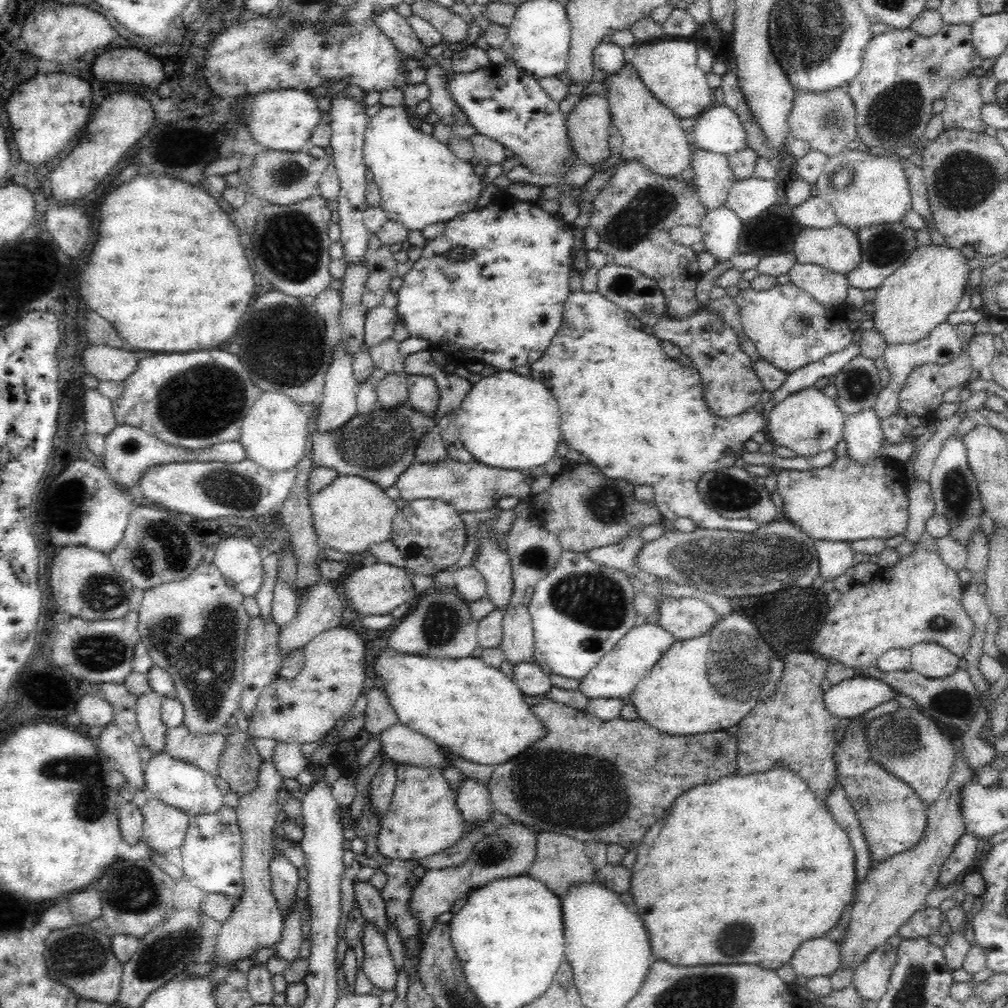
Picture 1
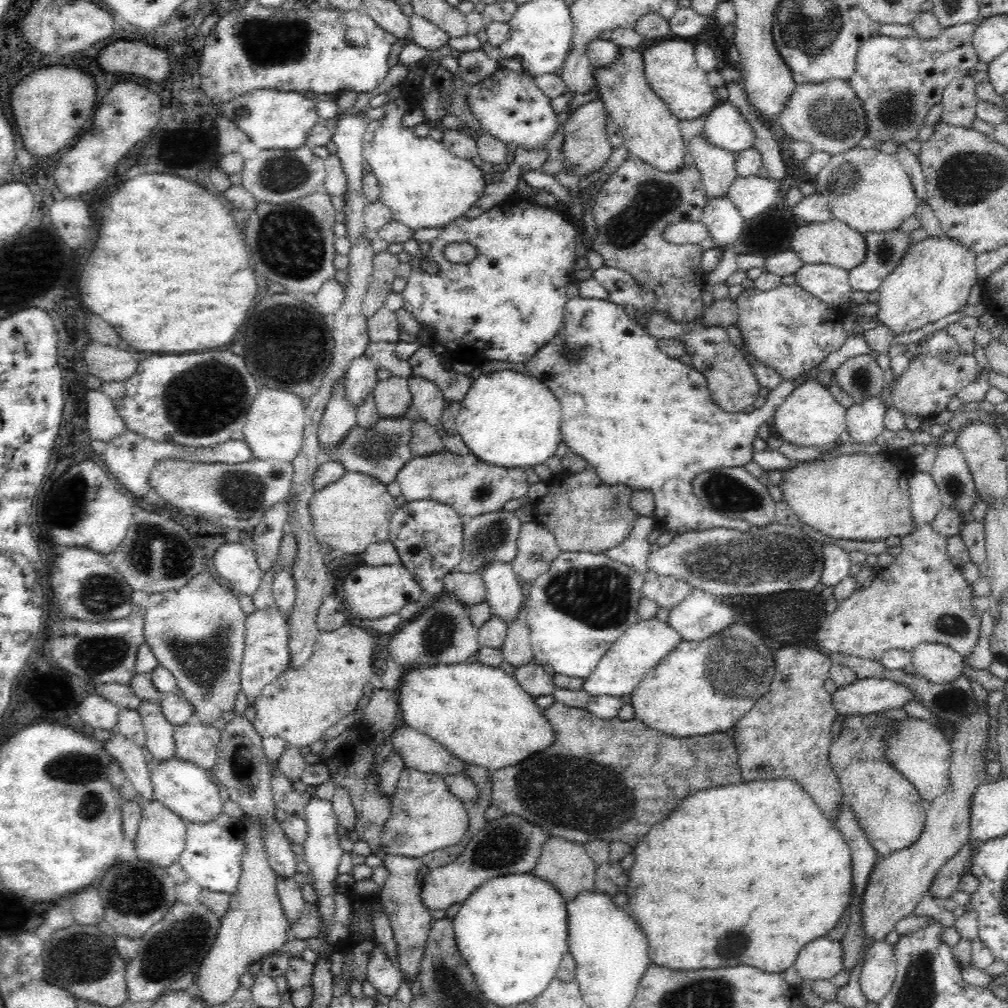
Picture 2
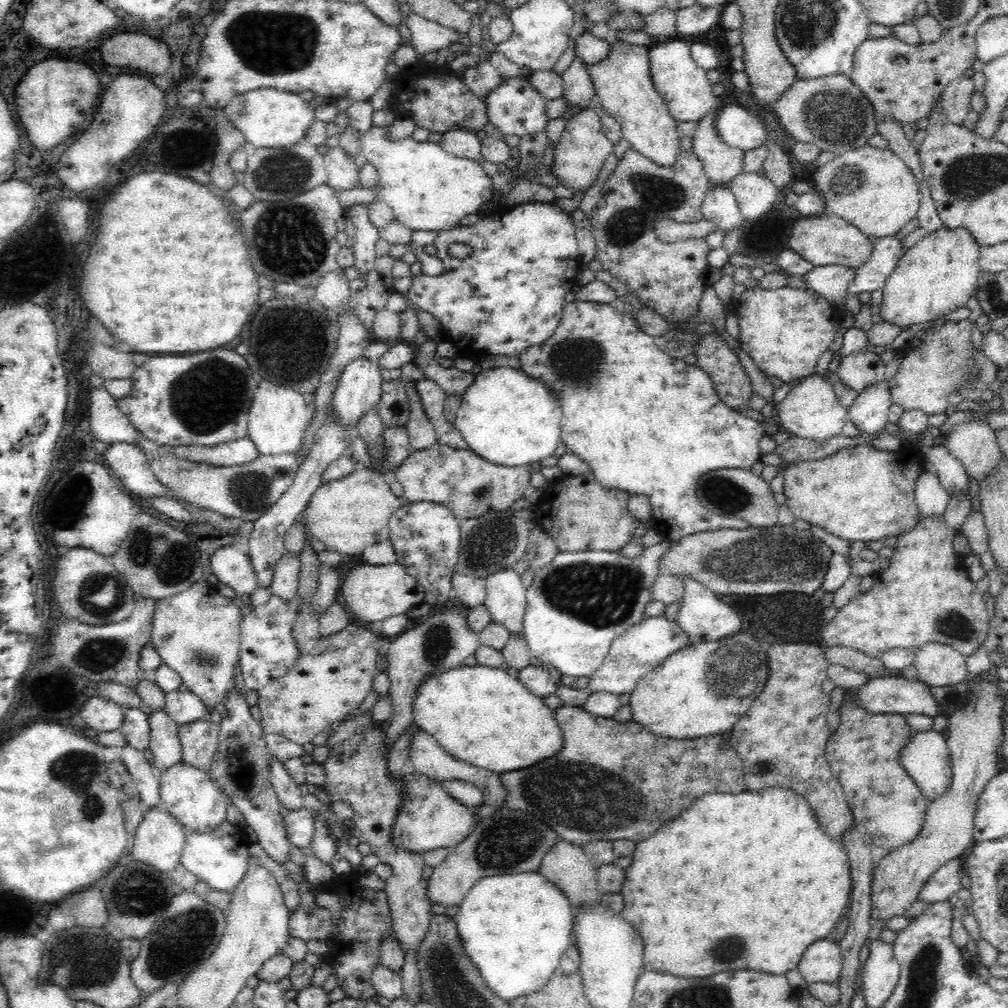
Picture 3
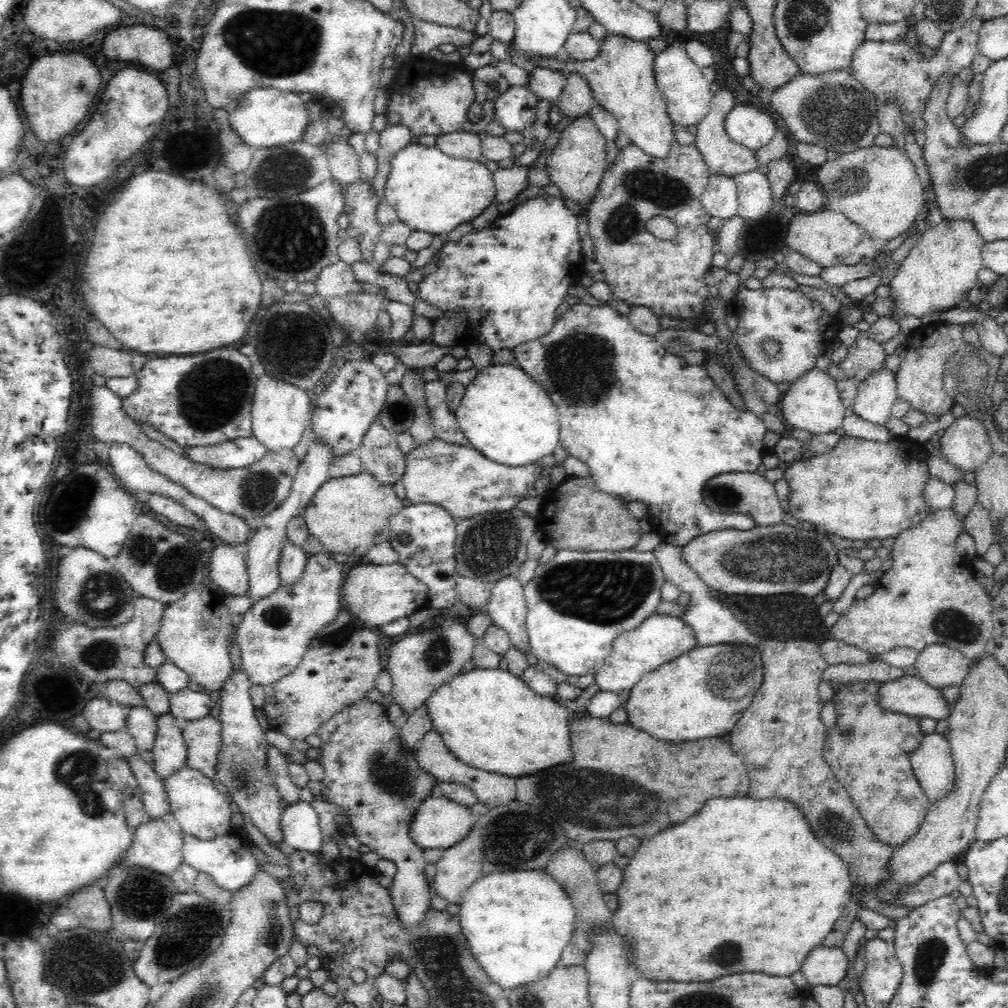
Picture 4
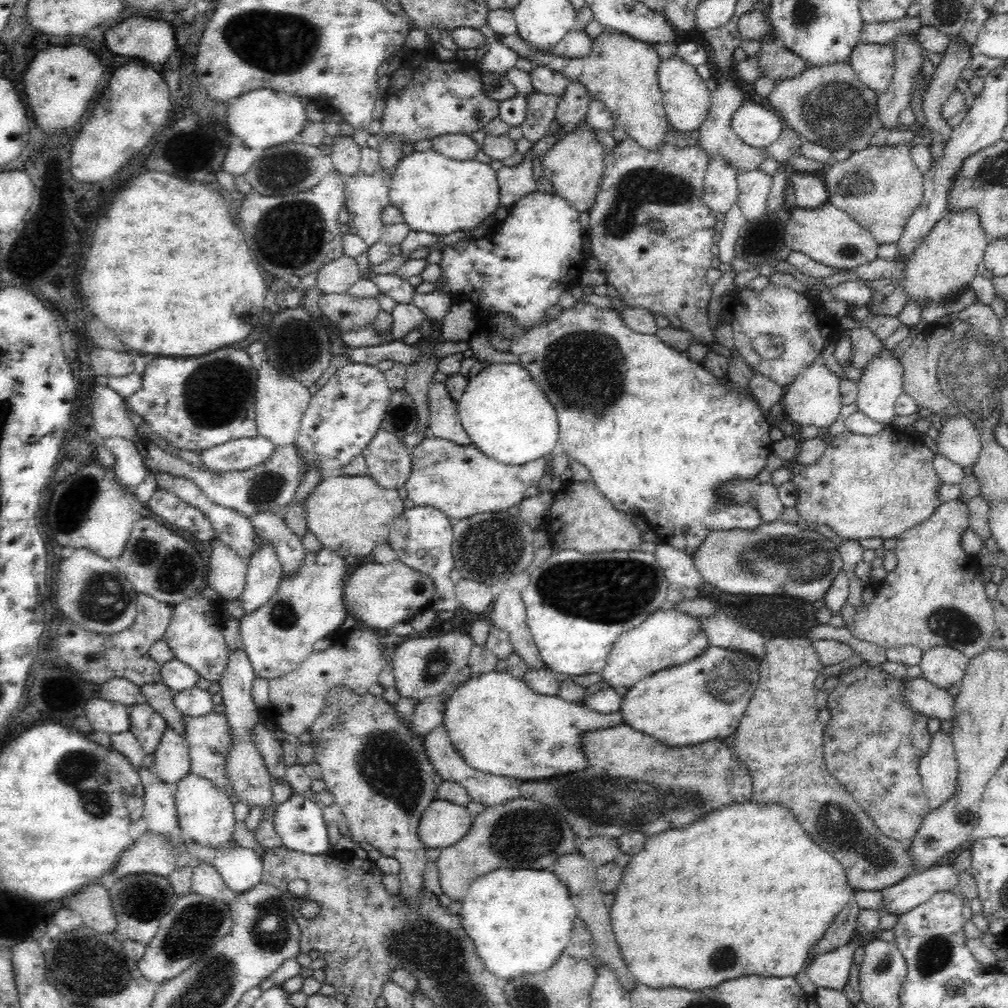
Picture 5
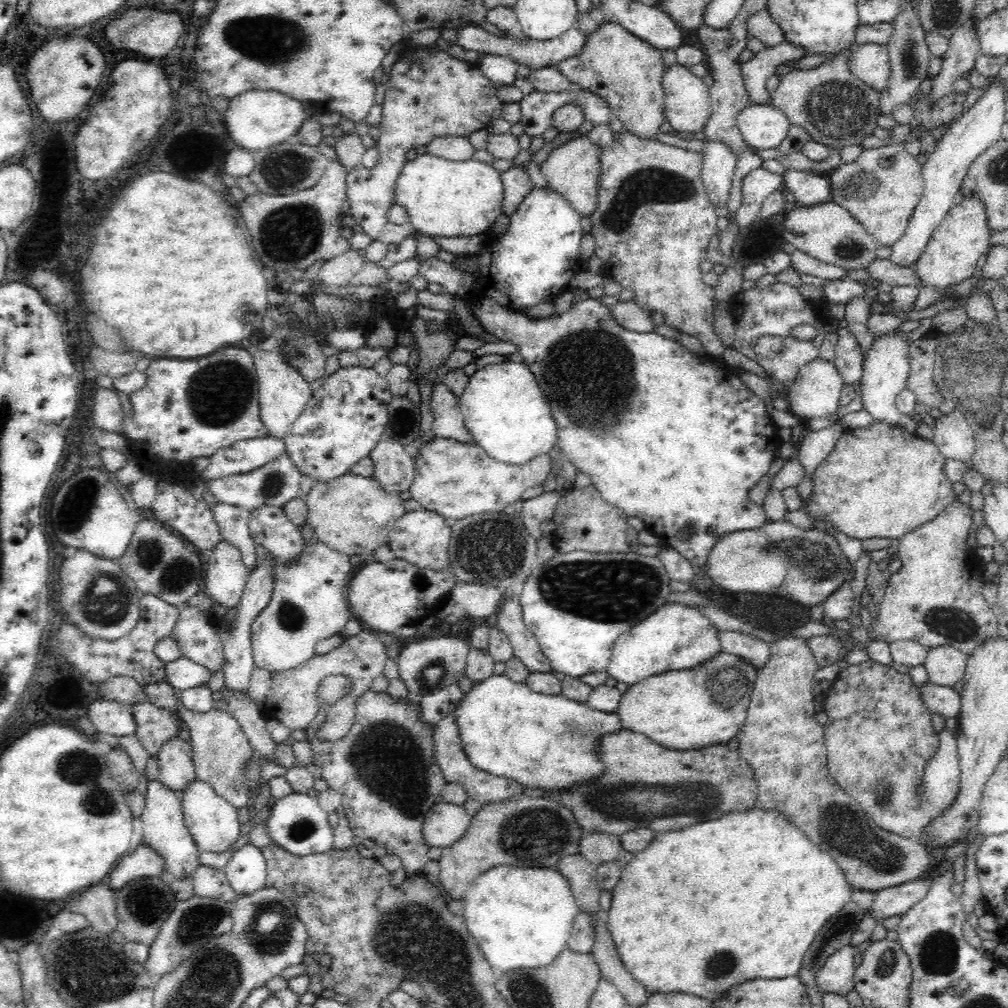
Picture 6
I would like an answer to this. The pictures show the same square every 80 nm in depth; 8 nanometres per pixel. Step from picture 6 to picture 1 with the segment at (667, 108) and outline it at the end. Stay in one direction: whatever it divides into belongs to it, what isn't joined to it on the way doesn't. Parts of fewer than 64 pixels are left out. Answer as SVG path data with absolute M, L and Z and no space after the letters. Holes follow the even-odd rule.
M672 38L640 46L628 52L625 60L636 69L638 77L650 93L679 118L696 118L700 112L714 105L713 92L706 82L706 73L697 63L698 46L693 41Z

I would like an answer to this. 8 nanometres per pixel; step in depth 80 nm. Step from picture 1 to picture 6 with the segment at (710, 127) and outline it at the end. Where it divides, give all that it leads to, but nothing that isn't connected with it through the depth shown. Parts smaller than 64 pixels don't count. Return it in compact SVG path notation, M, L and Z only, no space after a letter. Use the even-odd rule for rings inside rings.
M750 103L738 112L736 125L745 143L753 148L770 149L786 136L788 117L772 105Z

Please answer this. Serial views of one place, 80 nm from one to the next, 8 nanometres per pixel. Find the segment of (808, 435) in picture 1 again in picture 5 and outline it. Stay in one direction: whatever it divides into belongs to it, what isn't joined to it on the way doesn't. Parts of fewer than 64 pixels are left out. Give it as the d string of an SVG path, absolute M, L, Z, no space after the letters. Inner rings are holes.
M817 359L806 370L802 370L794 382L786 386L781 404L784 405L783 417L792 425L797 428L814 425L821 433L826 432L834 422L840 420L839 414L843 406L838 375L832 373L821 359Z

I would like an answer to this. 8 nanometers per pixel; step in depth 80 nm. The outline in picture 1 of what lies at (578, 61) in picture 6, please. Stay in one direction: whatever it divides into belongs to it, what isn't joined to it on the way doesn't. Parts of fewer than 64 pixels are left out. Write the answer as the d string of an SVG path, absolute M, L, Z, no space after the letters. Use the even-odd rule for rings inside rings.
M626 62L616 74L606 75L605 82L608 94L604 96L608 99L611 122L620 131L623 145L619 152L619 162L594 173L583 188L583 216L581 216L584 220L583 228L589 226L592 201L596 198L596 194L602 190L620 165L636 161L644 165L644 169L648 169L651 173L661 177L678 178L691 164L691 146L681 127L679 116L650 93L632 65Z

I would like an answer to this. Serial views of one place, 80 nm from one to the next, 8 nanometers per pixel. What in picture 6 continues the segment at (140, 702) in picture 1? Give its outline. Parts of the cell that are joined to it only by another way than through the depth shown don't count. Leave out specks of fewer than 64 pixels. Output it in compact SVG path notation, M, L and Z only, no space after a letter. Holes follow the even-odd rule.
M176 736L164 742L156 752L159 765L158 780L176 794L197 780L190 748L190 742Z

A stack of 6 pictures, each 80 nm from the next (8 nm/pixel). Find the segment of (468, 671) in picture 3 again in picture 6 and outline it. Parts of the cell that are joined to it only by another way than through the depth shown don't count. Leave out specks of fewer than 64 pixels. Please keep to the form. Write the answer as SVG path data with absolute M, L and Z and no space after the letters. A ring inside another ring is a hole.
M504 673L492 674L482 682L472 684L471 689L462 693L456 710L452 712L458 727L458 739L464 746L464 753L475 768L489 774L513 779L524 790L564 790L582 786L586 780L599 778L604 772L598 759L598 738L602 734L618 732L623 726L617 712L604 712L590 708L586 703L564 698L561 694L552 696L530 690L524 682L514 682Z

